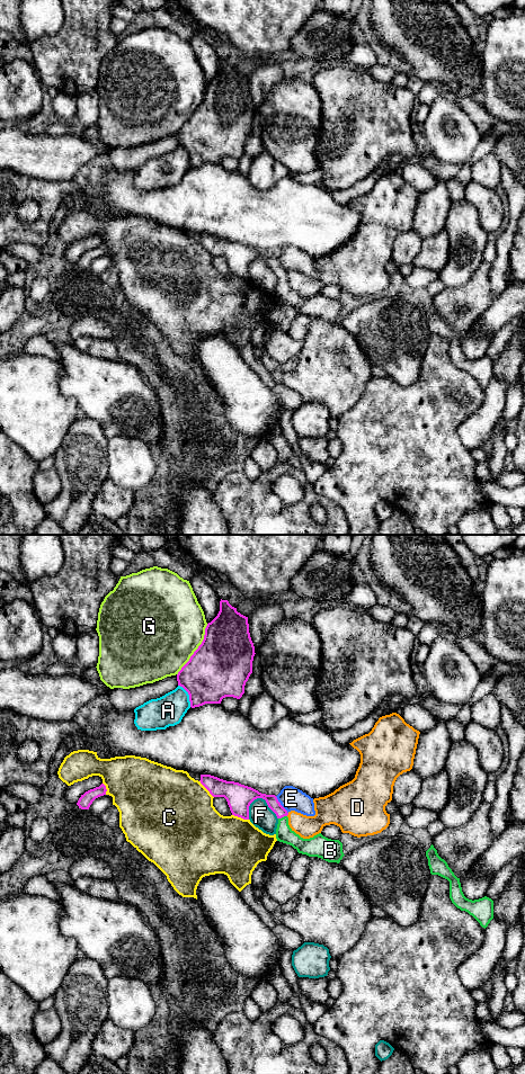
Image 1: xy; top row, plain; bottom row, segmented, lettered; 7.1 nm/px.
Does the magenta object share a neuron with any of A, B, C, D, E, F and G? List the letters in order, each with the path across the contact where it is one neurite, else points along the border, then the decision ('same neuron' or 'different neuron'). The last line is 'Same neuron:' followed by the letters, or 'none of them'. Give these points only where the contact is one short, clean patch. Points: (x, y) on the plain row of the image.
A: different neuron
B: runs through xy (272, 260), (282, 276), (284, 293); same neuron
C: different neuron
D: different neuron
E: border along xy (275, 256), (287, 273); different neuron
F: different neuron
G: different neuron
Same neuron: B

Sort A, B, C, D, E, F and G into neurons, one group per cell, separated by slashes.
A / B / C / D / E / F / G

